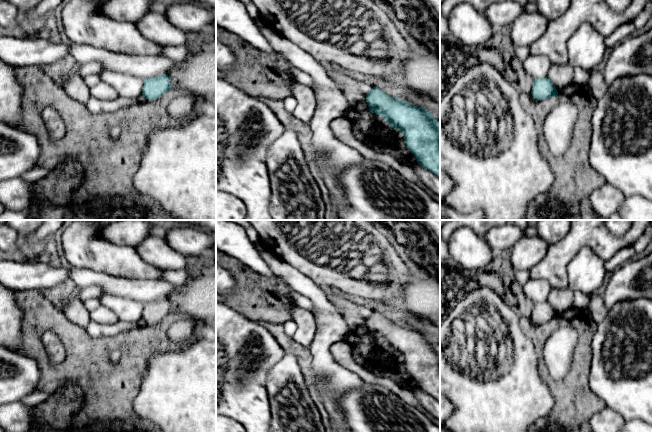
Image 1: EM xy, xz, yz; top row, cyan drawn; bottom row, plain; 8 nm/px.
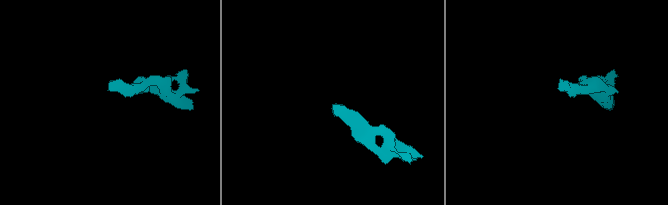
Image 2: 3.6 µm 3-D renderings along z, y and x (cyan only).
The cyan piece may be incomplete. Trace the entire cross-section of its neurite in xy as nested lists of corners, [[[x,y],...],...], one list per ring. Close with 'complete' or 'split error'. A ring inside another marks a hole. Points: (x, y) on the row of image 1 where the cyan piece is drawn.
[[[161,74],[155,78],[144,80],[142,94],[147,100],[155,100],[169,90],[171,90],[170,77],[167,74]]]; complete

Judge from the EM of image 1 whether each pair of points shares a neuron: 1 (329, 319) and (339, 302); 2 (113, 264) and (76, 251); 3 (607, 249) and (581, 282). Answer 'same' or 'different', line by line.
1: different
2: same
3: different

